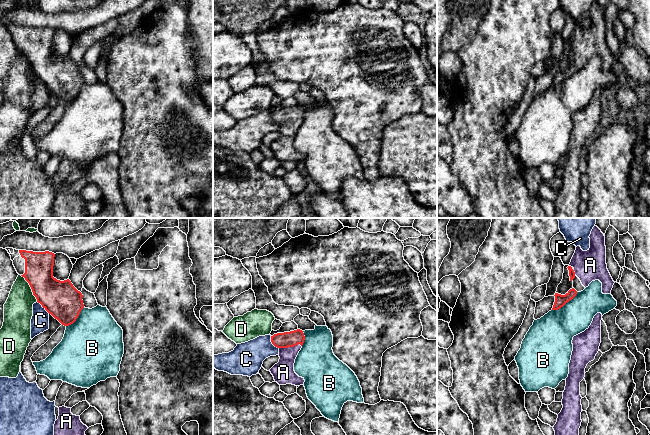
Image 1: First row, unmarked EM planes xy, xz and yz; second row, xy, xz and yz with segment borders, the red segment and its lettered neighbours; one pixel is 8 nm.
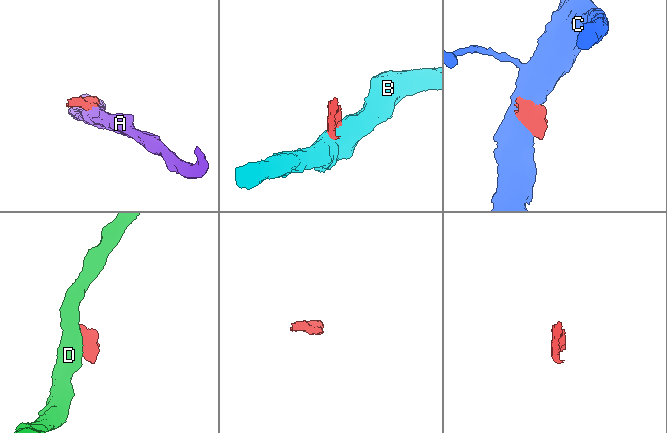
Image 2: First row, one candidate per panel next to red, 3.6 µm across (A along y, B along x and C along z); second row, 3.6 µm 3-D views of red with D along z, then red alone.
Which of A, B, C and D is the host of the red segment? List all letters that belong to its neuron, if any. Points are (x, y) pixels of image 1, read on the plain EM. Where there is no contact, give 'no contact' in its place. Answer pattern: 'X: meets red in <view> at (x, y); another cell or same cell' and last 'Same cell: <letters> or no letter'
A: meets red in xz at (290, 122); same cell
B: meets red in yz at (565, 79); another cell
C: meets red in xy at (43, 83); another cell
D: meets red in xy at (31, 64); another cell
Same cell: A

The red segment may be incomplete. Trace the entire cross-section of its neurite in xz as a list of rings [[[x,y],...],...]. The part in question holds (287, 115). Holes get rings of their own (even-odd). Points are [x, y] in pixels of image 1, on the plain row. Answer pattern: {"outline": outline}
{"outline": [[[302,106],[277,109],[271,112],[272,120],[279,125],[279,138],[270,148],[279,161],[303,161],[305,156],[294,147],[295,135],[302,124],[305,112]]]}

